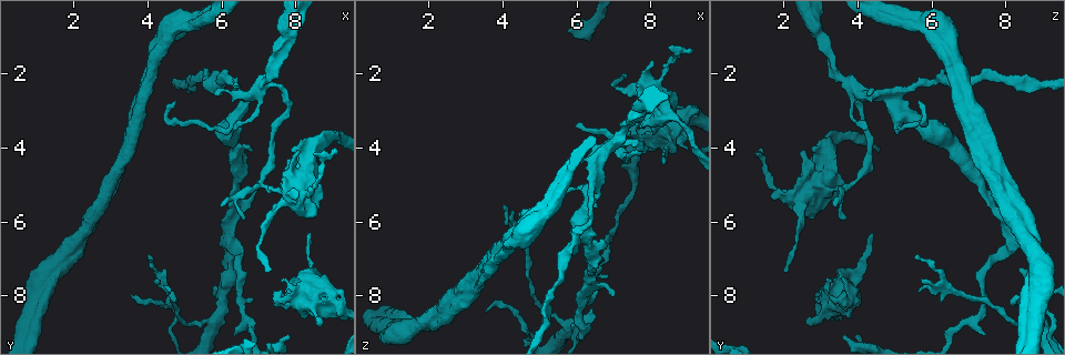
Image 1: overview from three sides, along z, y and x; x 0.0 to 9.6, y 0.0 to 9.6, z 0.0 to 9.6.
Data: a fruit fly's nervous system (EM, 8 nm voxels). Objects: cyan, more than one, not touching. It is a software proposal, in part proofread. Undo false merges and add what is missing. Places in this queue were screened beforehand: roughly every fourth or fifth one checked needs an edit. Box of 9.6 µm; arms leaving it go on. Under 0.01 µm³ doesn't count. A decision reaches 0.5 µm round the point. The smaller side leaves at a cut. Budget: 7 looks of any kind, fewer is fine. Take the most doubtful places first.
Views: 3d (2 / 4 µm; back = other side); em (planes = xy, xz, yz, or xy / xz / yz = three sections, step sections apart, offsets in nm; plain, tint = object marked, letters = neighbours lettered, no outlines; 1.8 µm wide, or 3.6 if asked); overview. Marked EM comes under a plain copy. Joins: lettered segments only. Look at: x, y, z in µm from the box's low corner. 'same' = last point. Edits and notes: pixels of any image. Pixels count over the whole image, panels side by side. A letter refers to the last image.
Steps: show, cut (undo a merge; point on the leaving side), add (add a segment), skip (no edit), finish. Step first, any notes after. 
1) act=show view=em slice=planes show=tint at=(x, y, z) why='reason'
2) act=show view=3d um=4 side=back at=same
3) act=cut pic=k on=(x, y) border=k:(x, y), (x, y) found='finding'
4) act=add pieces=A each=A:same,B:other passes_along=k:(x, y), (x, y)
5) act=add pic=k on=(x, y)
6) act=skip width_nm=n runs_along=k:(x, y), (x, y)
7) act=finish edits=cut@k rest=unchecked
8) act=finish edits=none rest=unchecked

act=show view=3d um=4 at=(7.25, 2.30, 3.80) why='branch point'

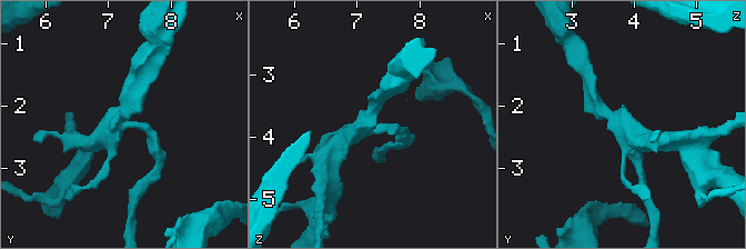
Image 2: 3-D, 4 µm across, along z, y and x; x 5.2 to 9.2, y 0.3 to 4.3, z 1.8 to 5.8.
act=show view=em um=3.6 slice=planes show=letters at=(7.25, 2.25, 3.85) why='shape alone is not enough'

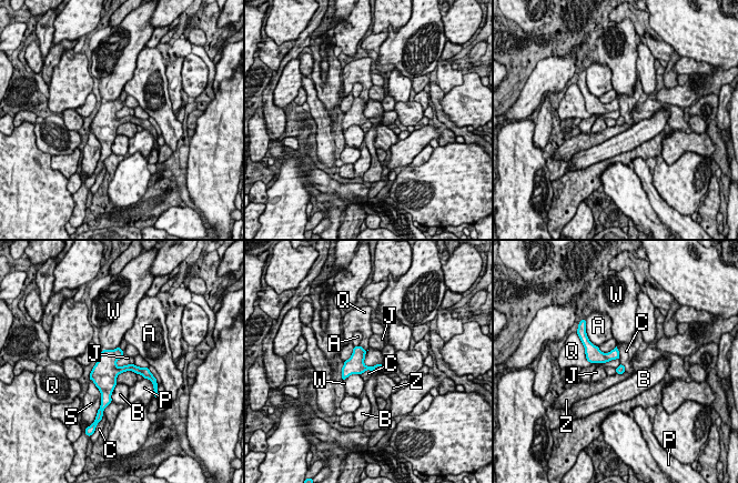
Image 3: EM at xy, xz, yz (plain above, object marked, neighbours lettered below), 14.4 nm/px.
act=skip each=A:other,B:other,C:other,J:other,P:other,Q:other,S:other,W:other,Z:other border=3:(115, 361), (119, 366), (133, 364) found='one neuron here'

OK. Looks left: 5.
act=show view=em slice=planes show=tint at=(4.20, 1.60, 6.50) why='calibre changes'

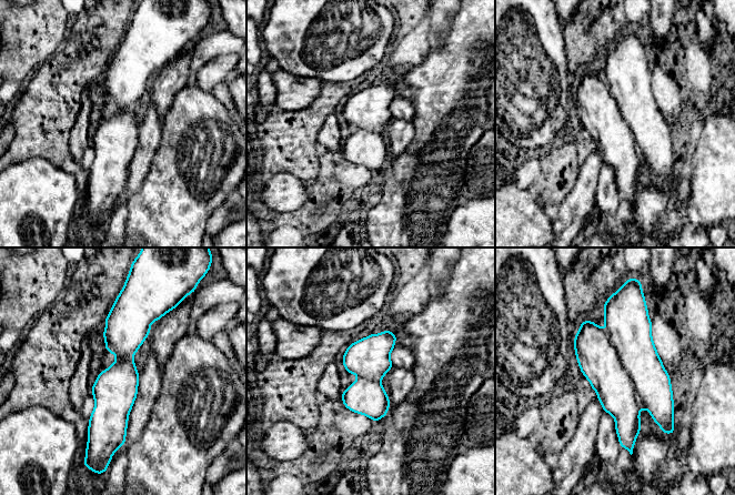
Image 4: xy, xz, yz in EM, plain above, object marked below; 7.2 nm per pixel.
act=show view=em slice=planes show=letters at=same

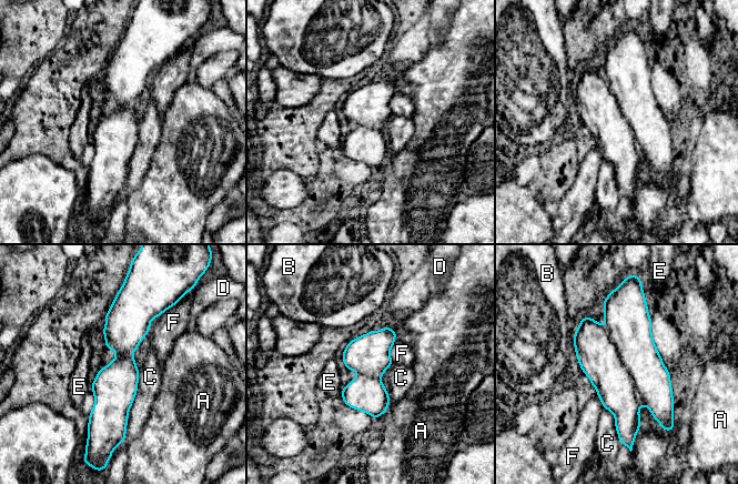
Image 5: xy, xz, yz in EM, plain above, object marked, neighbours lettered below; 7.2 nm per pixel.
act=skip width_nm=300 each=A:other,B:other,C:other,D:other,E:other,F:other runs_along=5:(117, 302), (122, 313), (122, 435) found='one neuron here'

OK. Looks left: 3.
act=show view=3d um=2 at=(8.65, 8.70, 2.65) why='tapers out'

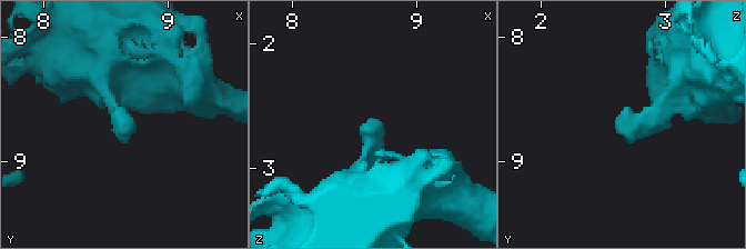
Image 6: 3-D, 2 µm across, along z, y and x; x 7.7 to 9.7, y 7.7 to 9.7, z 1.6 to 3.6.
act=show view=em slice=yz step=4 show=tint at=(8.70, 8.76, 2.66)

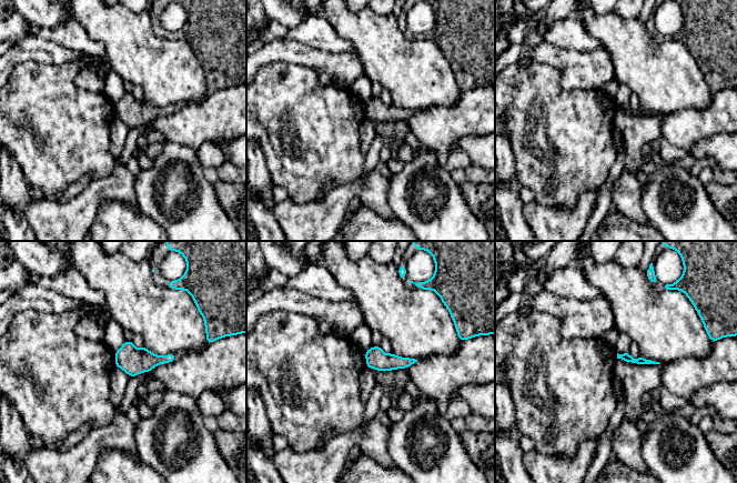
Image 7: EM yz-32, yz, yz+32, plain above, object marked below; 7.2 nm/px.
act=show view=em slice=planes show=letters at=same why='another direction'

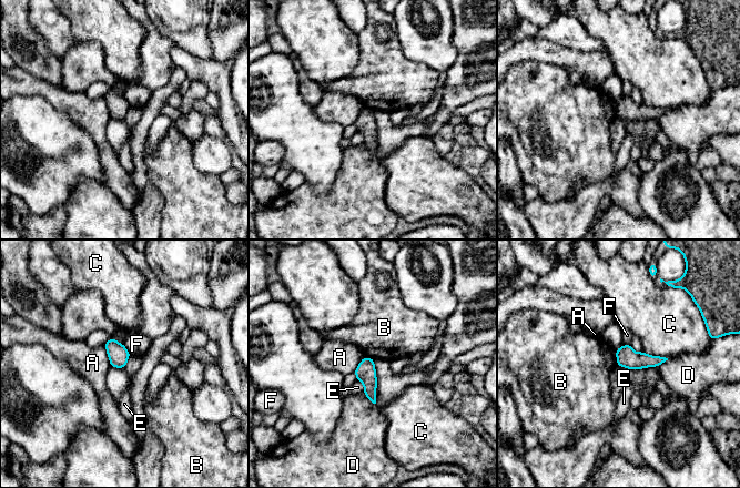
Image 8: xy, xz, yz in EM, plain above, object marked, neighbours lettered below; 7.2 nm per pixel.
act=skip each=A:other,B:other,C:other,D:other,E:other,F:other border=8:(615, 351), (617, 365) found='no lettered segment goes on from it'

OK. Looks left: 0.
act=finish edits=none rest=unchecked

